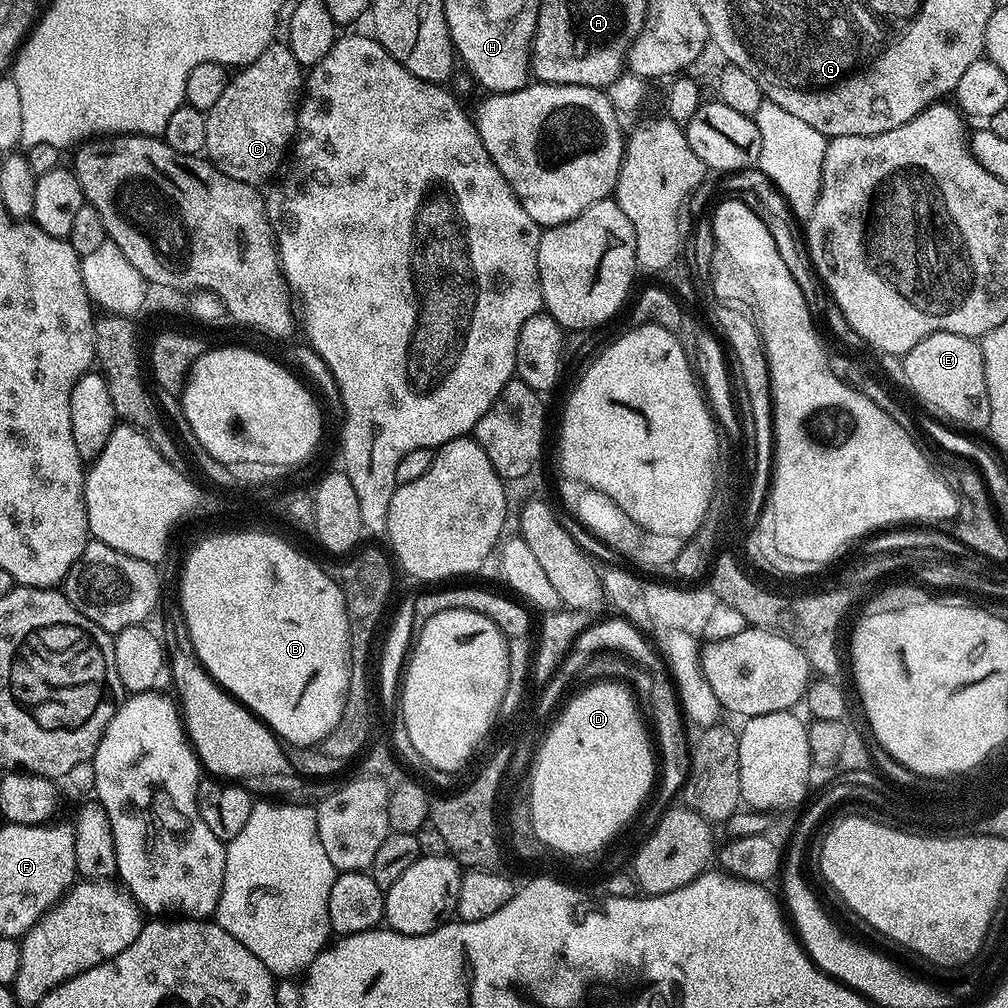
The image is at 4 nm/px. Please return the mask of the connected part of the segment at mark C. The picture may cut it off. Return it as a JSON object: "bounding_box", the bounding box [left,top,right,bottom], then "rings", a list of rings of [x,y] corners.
{"bounding_box":[204,42,304,186],"rings":[[[279,42],[268,44],[266,50],[264,50],[262,54],[260,54],[258,58],[254,60],[254,62],[245,65],[237,72],[239,72],[237,75],[235,73],[229,79],[229,82],[225,90],[223,90],[221,97],[219,97],[214,106],[211,107],[211,110],[208,113],[205,113],[207,120],[206,148],[204,152],[207,159],[209,159],[218,170],[221,170],[222,173],[226,174],[226,176],[230,176],[230,178],[234,178],[238,181],[244,181],[245,183],[256,186],[259,185],[258,182],[264,181],[277,170],[283,158],[285,161],[289,144],[293,141],[296,133],[296,117],[299,113],[299,102],[302,98],[304,72],[302,66],[297,62],[297,59],[294,58],[293,52],[288,48],[287,43],[284,42],[280,42],[280,44]]]}

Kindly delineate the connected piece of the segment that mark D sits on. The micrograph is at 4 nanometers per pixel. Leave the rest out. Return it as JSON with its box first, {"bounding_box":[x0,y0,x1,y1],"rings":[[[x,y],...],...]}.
{"bounding_box":[536,682,658,858],"rings":[[[618,682],[598,683],[602,684],[590,685],[563,705],[564,720],[556,724],[552,740],[544,744],[544,756],[540,756],[536,767],[536,829],[548,840],[548,850],[554,844],[552,852],[556,854],[561,848],[568,848],[564,854],[568,858],[575,852],[584,852],[584,848],[600,848],[600,840],[605,840],[608,832],[619,833],[623,824],[643,806],[658,776],[654,744],[649,729],[648,732],[644,729],[635,698],[622,685],[614,684]]]}

